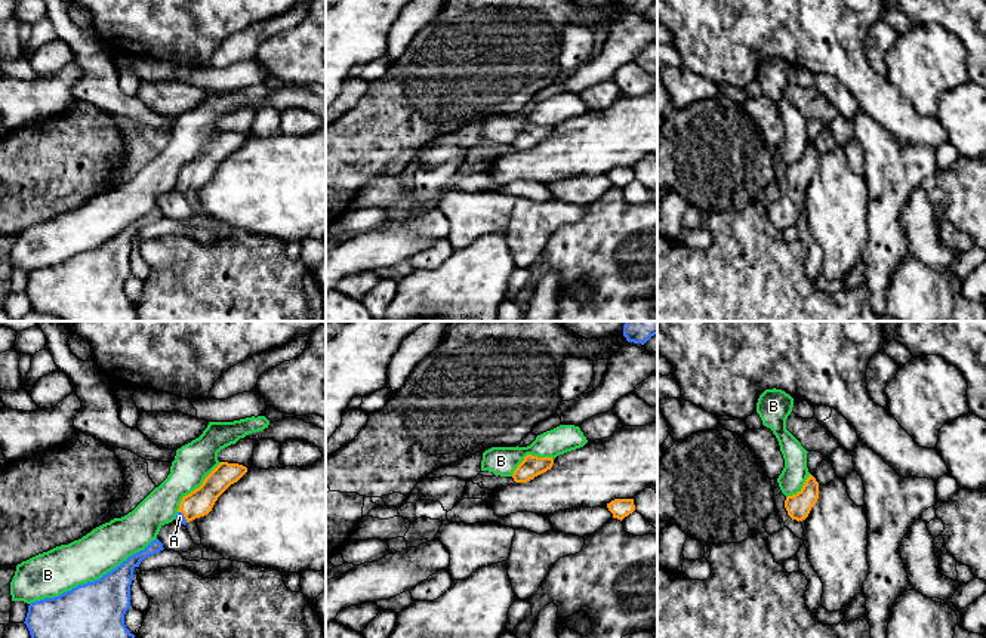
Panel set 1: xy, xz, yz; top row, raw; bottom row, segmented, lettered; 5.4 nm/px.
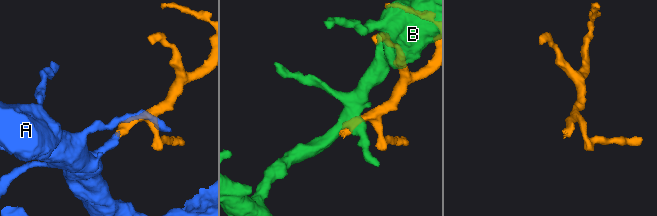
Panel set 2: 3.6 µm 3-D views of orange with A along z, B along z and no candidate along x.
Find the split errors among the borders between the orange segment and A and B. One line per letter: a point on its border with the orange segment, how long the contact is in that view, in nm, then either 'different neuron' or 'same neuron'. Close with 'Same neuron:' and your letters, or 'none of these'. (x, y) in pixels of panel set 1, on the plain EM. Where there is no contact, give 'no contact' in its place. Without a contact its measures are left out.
A: contact xy (184, 184); length 80 nm; same neuron
B: contact xy (196, 157); length 360 nm; different neuron
Same neuron: A

